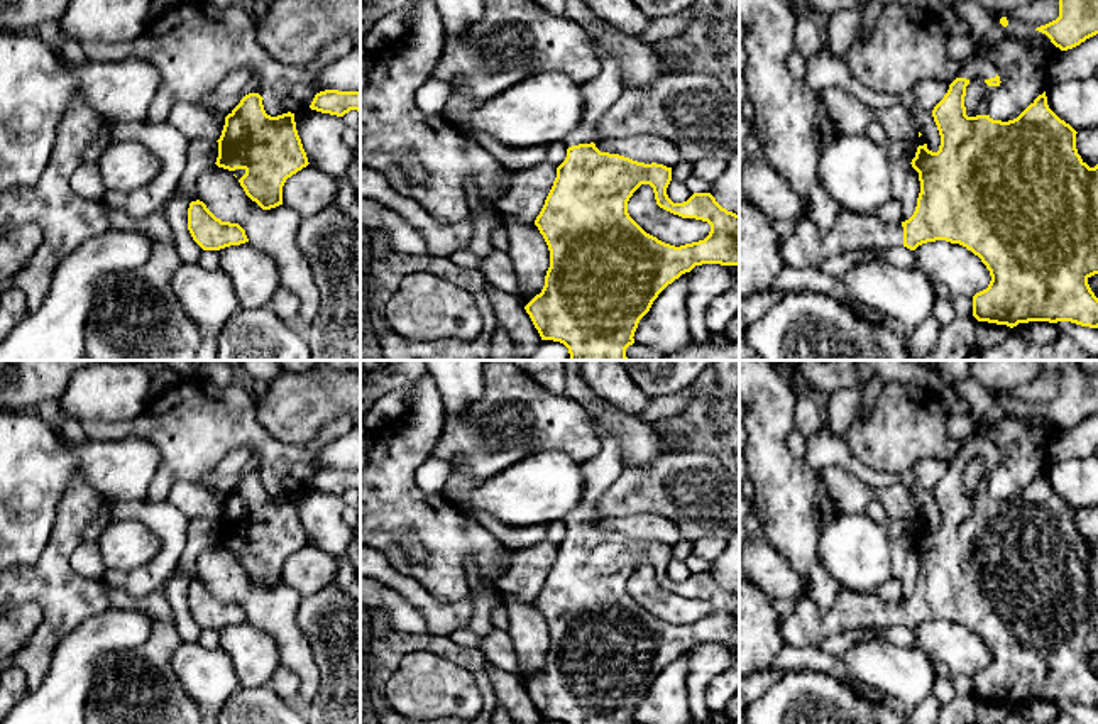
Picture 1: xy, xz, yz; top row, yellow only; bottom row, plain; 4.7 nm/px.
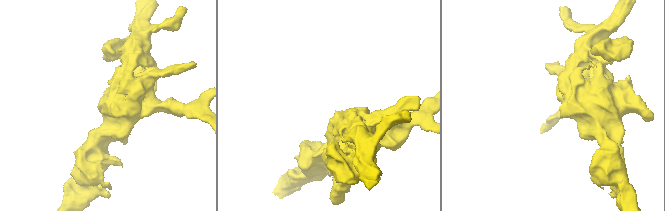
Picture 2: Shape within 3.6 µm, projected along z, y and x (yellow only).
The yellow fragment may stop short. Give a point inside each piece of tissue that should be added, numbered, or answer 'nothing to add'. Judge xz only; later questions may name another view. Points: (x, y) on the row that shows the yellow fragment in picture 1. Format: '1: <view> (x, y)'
1: xz (599, 93)

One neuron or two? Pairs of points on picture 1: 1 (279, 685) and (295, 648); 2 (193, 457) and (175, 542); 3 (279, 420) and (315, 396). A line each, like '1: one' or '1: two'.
1: two
2: two
3: one

